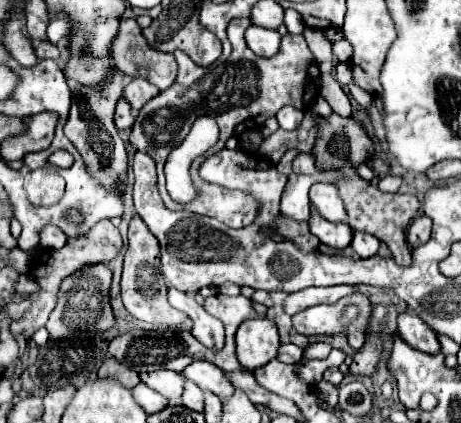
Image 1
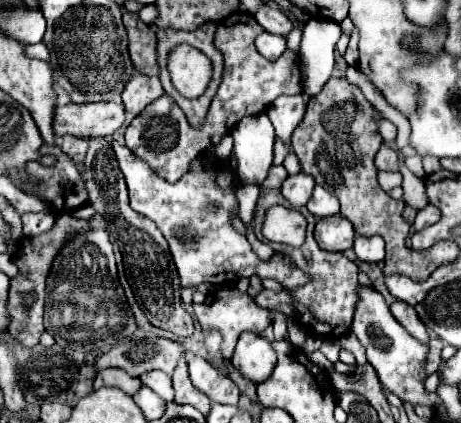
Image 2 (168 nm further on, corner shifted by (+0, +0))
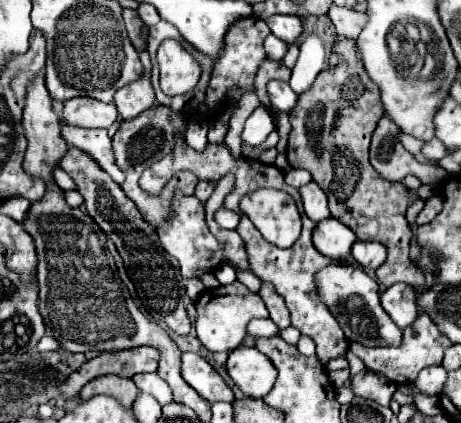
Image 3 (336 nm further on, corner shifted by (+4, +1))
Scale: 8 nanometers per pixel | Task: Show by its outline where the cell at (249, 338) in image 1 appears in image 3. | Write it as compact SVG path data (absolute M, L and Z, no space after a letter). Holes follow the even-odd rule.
M239 346L229 354L227 374L249 398L263 398L277 378L271 360L259 350L247 346Z

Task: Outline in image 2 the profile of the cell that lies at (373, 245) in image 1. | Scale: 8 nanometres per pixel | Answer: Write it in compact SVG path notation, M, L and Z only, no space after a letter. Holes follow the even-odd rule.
M355 237L353 251L357 259L367 261L367 263L379 263L385 257L385 241L383 237Z

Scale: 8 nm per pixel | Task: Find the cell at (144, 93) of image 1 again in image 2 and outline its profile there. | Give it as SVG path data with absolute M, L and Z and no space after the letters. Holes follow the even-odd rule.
M135 73L131 81L127 83L123 91L123 105L125 111L133 117L137 117L151 101L159 99L163 95L163 87L159 77L151 77L145 73Z

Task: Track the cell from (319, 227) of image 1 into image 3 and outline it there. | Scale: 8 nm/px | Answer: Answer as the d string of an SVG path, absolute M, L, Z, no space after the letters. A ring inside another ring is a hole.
M335 218L321 220L313 230L313 246L329 258L347 258L351 252L351 244L355 242L355 234L343 222Z

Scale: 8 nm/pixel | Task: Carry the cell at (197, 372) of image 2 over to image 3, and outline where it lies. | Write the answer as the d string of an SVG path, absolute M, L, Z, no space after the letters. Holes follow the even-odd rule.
M185 352L181 356L183 366L181 366L181 376L185 378L185 382L195 388L199 392L199 396L203 396L209 402L233 402L233 390L225 384L225 380L217 374L217 370L199 354L193 352Z

